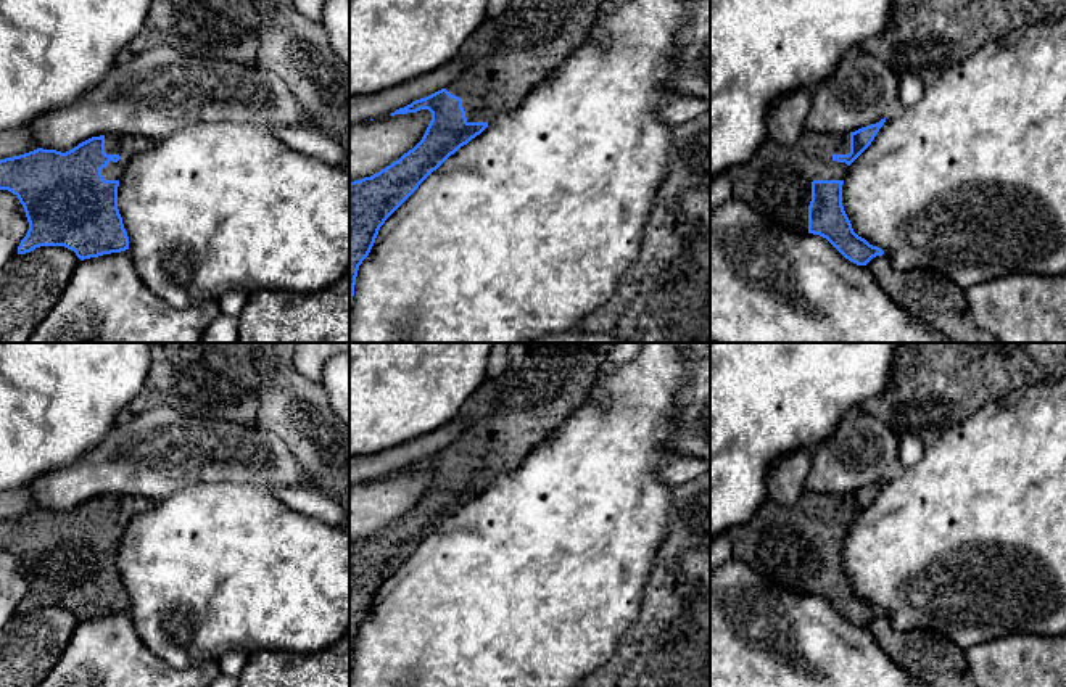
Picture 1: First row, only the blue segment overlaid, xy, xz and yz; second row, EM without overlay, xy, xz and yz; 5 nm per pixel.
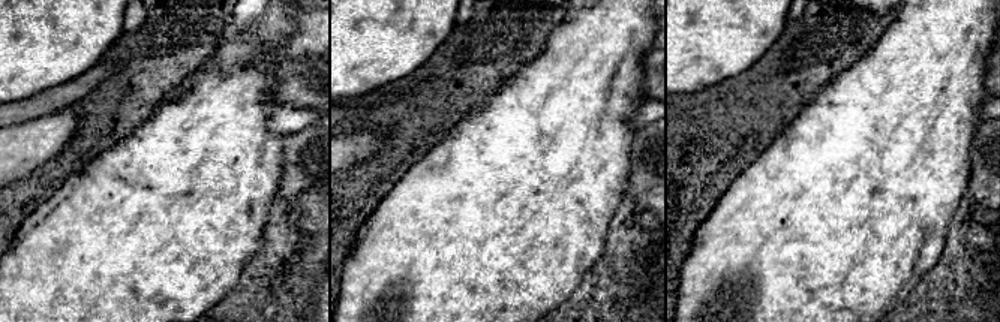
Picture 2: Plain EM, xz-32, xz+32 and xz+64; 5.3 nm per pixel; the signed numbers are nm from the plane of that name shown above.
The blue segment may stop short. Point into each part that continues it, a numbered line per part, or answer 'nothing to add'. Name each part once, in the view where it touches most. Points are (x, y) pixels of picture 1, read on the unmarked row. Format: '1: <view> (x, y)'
1: yz (776, 543)

